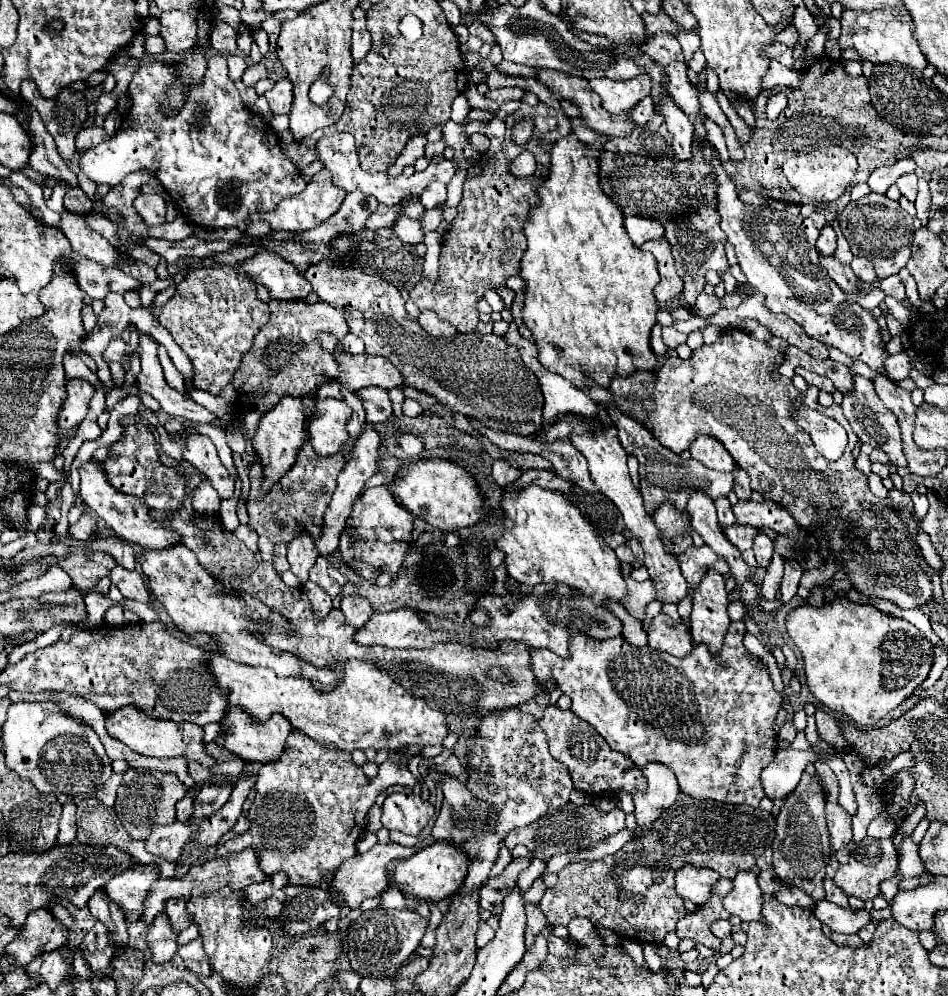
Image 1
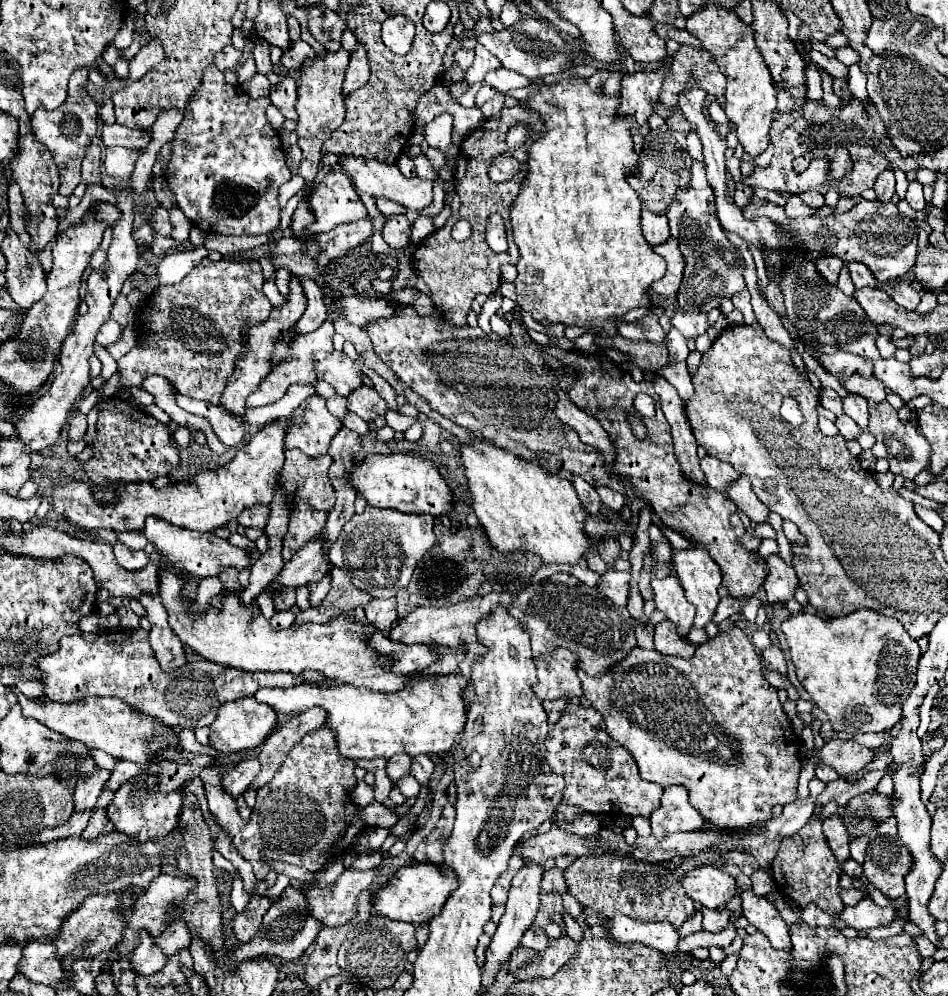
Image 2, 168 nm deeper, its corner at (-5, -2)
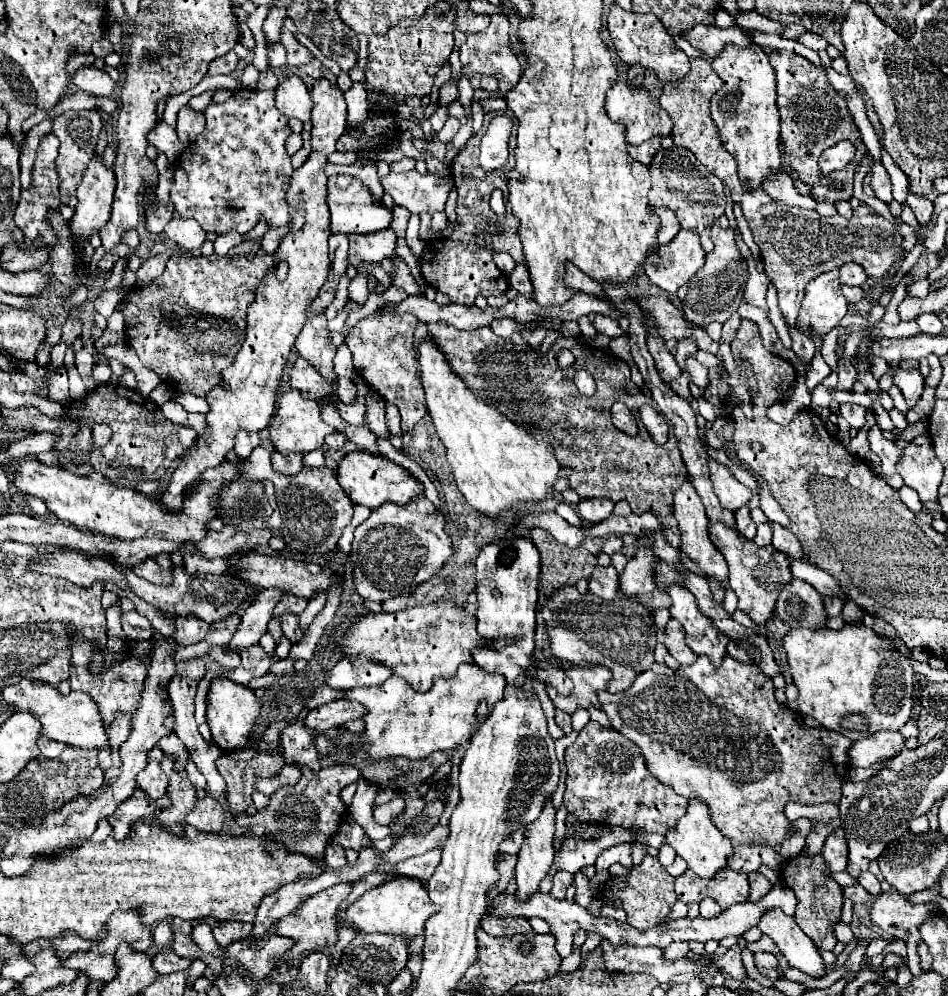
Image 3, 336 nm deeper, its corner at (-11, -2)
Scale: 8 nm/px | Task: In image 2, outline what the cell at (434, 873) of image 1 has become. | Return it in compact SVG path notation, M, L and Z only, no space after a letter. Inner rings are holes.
M420 862L412 866L402 866L396 870L396 874L390 878L386 886L382 886L374 896L374 908L378 914L390 918L390 920L402 920L412 924L424 924L432 920L444 906L448 894L456 890L456 878L452 874L440 874L440 866L432 862Z

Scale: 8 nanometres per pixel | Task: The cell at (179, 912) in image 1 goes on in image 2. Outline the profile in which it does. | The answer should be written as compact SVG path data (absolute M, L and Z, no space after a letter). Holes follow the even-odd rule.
M174 920L160 936L154 938L154 942L164 950L166 956L172 956L180 948L190 946L190 930L188 930L188 926L184 926L184 922Z

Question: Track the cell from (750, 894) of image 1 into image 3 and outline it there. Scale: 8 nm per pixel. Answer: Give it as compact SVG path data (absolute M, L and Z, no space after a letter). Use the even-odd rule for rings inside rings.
M770 910L762 916L758 928L762 934L770 936L778 950L784 954L790 966L806 972L808 976L826 976L826 964L814 942L800 930L792 916L782 914L782 910Z

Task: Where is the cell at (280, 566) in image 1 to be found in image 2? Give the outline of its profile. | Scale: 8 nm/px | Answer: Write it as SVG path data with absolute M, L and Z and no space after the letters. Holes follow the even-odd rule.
M280 590L280 594L274 596L274 606L276 610L288 610L296 604L296 590Z

